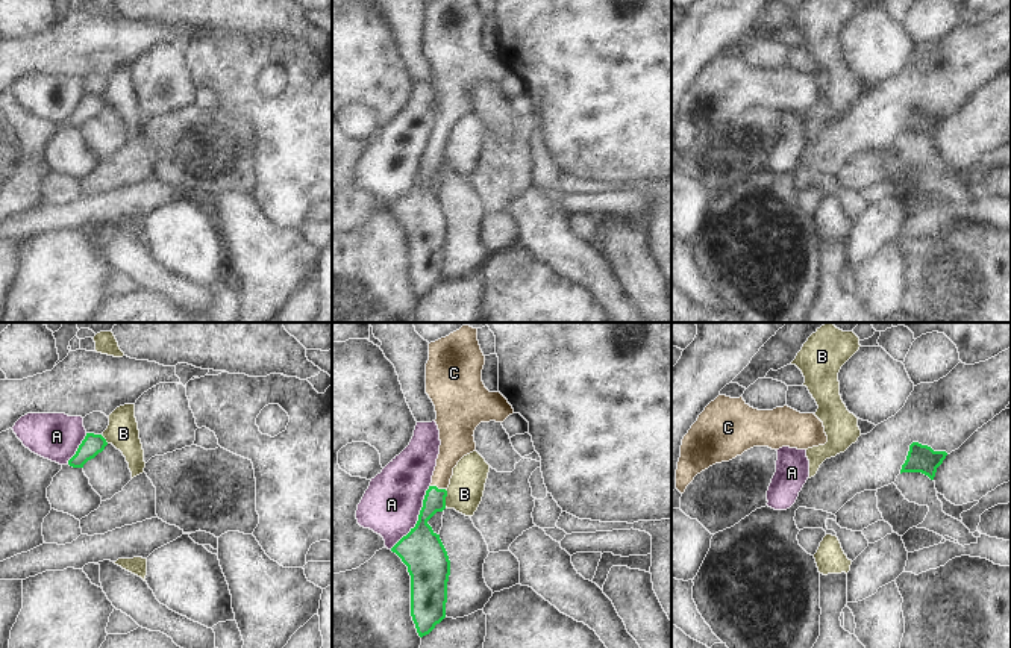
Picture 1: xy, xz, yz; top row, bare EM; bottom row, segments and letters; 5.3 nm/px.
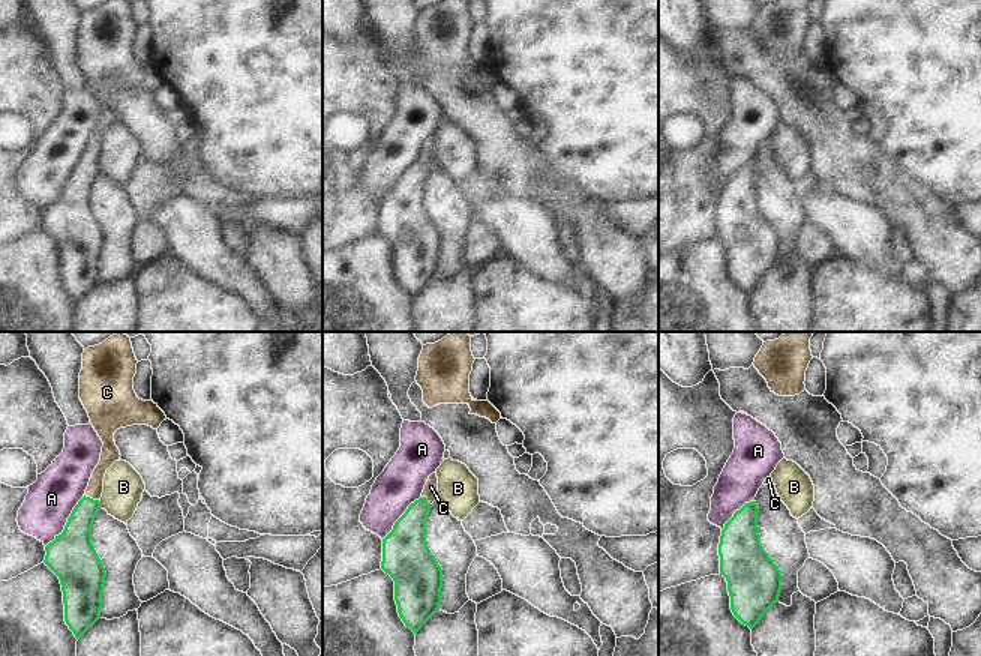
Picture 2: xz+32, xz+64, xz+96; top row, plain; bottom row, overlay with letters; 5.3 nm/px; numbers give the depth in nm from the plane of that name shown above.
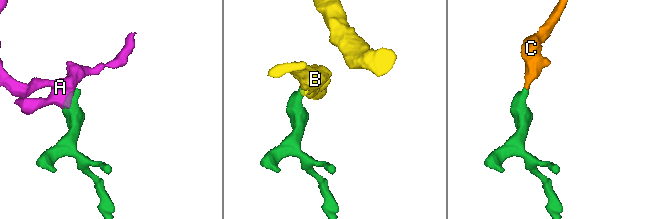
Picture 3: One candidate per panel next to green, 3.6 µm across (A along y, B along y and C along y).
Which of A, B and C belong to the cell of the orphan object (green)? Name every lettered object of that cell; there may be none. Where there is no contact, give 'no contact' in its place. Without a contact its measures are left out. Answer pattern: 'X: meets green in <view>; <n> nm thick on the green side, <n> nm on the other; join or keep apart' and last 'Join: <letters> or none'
A: meets green in xz; 220 nm thick on the green side, 300 nm on the other; keep apart
B: meets green in xz; 150 nm thick on the green side, 190 nm on the other; keep apart
C: meets green in xz; 120 nm thick on the green side, 150 nm on the other; join
Join: C

